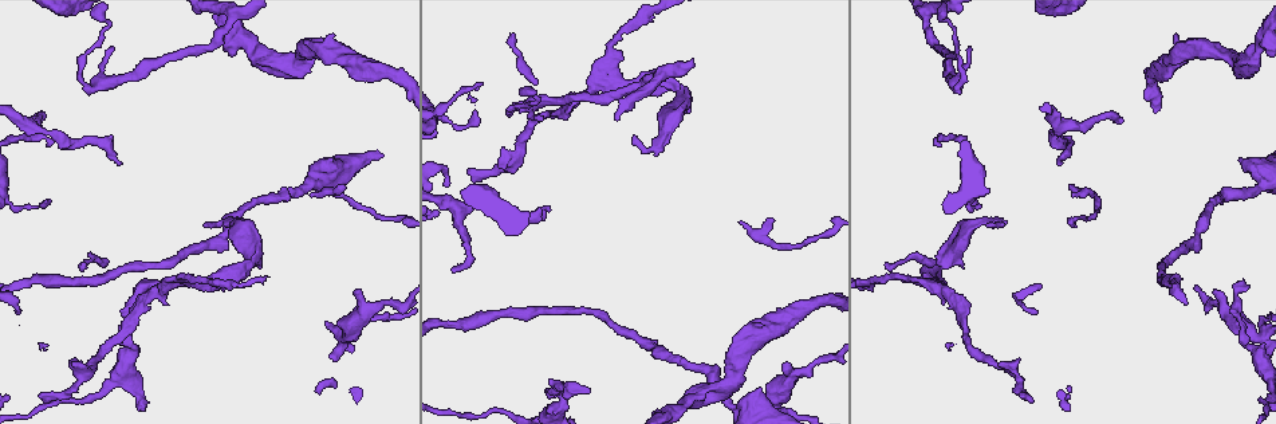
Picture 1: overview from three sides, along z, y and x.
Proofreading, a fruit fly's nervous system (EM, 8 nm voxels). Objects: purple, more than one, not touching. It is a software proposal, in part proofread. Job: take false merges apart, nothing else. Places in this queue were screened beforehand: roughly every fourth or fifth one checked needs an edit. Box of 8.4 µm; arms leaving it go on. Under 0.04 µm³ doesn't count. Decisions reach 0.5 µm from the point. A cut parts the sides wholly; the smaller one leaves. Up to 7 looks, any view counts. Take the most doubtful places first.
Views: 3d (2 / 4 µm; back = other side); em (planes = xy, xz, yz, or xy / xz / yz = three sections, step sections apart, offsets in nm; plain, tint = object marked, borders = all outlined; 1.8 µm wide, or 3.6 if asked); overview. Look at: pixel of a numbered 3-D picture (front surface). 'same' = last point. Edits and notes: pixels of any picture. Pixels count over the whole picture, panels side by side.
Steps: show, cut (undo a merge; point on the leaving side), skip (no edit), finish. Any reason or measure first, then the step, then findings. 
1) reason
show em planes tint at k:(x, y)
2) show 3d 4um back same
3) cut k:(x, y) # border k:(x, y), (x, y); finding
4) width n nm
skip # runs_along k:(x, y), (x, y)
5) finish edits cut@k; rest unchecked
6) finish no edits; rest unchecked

thick turns thin
show em planes borders at 1:(732, 405)

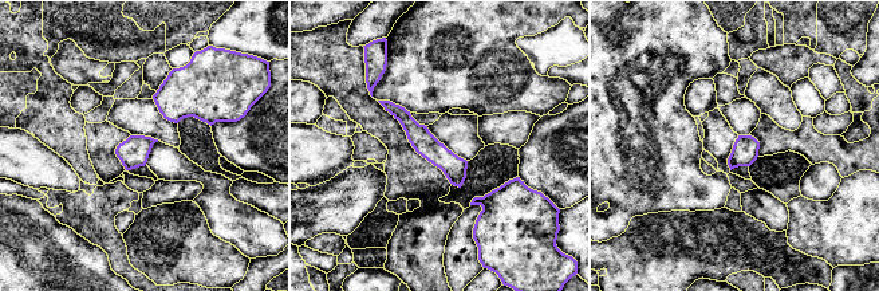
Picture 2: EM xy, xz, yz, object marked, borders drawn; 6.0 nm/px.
skip # runs_along 2:(386, 103), (456, 172), (458, 183); all the same neuron

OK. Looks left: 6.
sharp bend
show 3d 2um at 1:(1250, 328)

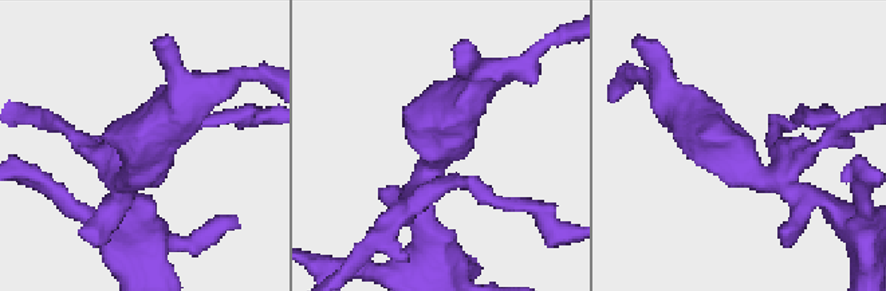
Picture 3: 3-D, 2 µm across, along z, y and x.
arms 4; now the EM
show em yz step 8 tint at 3:(144, 153)

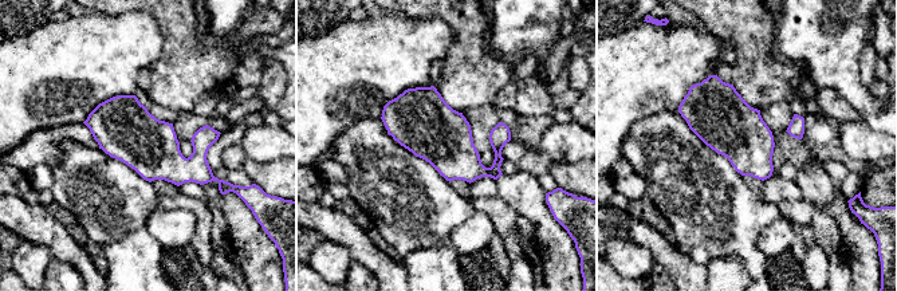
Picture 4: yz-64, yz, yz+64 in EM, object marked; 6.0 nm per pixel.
show em planes tint same

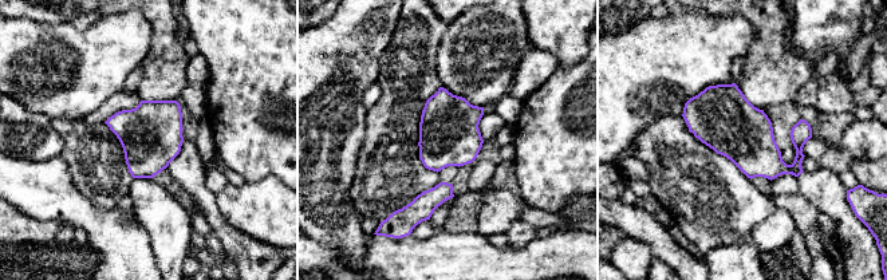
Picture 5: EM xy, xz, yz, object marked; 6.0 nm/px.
skip # one neuron here

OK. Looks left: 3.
narrows sharply
show em planes tint at 1:(938, 265)

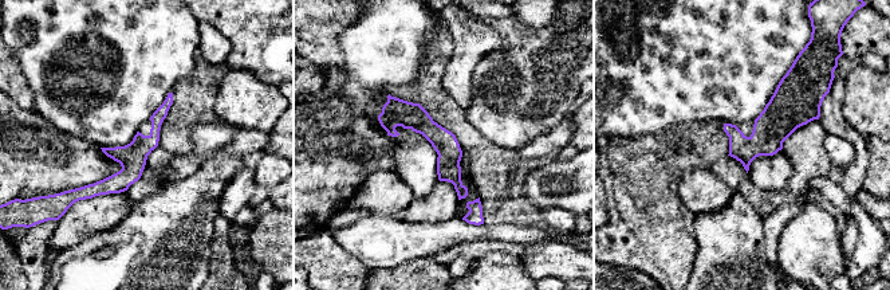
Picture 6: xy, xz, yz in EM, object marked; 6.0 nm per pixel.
width 150 nm
skip # runs_along 6:(169, 100), (133, 165), (82, 194); one neuron here

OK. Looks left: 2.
finish no edits; rest unchecked

